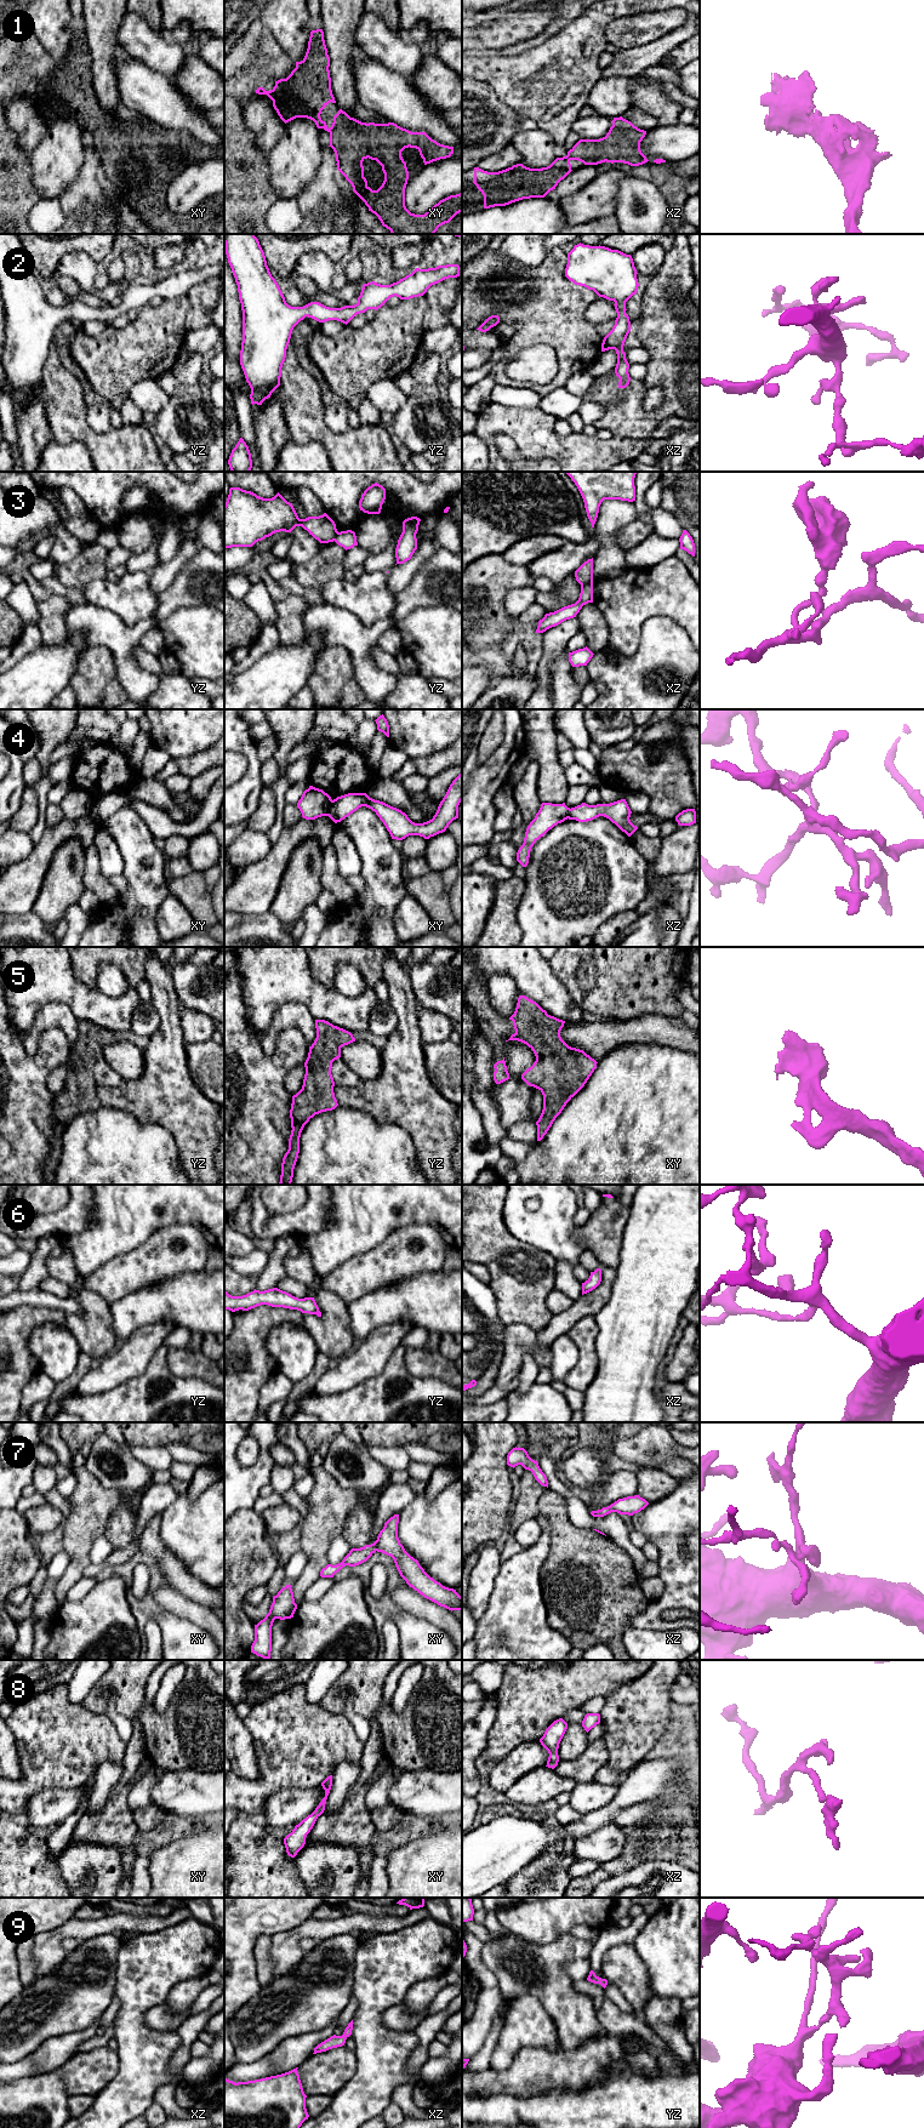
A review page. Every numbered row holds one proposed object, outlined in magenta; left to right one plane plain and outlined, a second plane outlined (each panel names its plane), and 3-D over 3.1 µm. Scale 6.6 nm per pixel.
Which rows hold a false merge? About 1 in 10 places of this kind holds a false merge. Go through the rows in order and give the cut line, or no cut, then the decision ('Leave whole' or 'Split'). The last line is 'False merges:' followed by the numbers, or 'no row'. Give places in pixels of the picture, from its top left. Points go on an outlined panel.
1: No split. Leave whole
2: No split. Leave whole
3: Split along xz (592, 581), (581, 586). Split
4: Split along xy (332, 800), (326, 815). Split
5: No split. Leave whole
6: No split. Leave whole
7: No split. Leave whole
8: No split. Leave whole
9: No split. Leave whole
False merges: 3, 4

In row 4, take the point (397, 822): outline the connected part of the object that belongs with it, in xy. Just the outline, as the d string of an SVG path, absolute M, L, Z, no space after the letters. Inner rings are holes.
M462 771L450 785L432 820L423 823L412 822L405 812L383 801L370 798L366 793L348 793L332 800L327 816L341 822L361 806L376 812L386 826L392 839L403 840L409 835L429 839L446 831L458 818L458 805L462 801Z

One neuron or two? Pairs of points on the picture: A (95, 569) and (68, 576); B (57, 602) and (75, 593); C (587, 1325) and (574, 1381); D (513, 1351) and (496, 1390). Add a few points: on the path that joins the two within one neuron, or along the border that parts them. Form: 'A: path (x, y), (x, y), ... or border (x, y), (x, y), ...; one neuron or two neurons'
A: path (89, 569), (74, 574); one neuron
B: border (52, 594), (64, 598); two neurons
C: path (586, 1339), (586, 1368); one neuron
D: path (512, 1361), (506, 1380); one neuron

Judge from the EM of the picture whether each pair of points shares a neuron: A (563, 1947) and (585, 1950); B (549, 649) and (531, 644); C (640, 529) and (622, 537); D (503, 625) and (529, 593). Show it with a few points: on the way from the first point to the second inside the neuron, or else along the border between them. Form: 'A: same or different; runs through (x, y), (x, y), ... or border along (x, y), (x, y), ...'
A: same; runs through (568, 1949), (580, 1949)
B: different; border along (543, 633), (542, 657), (536, 675)
C: same; runs through (636, 532), (627, 537)
D: different; border along (519, 587), (505, 597), (505, 609), (515, 617)

